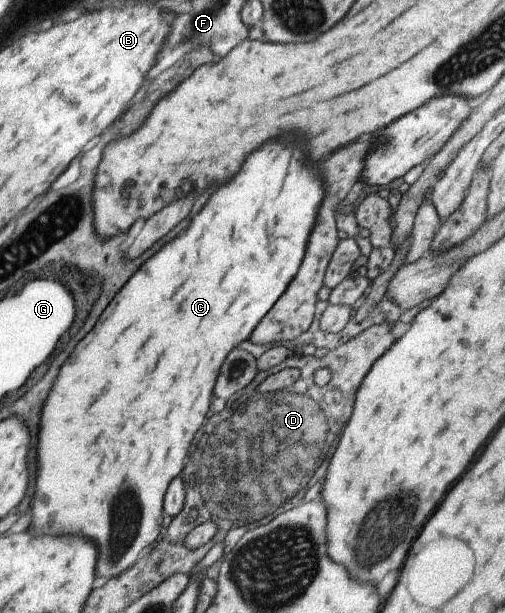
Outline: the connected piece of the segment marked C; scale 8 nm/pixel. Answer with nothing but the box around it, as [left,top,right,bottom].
[30,137,322,579]

